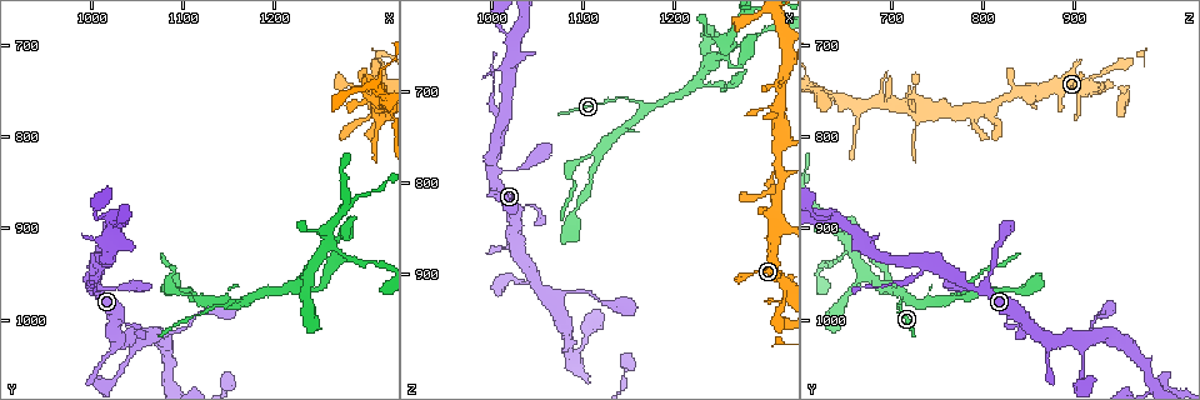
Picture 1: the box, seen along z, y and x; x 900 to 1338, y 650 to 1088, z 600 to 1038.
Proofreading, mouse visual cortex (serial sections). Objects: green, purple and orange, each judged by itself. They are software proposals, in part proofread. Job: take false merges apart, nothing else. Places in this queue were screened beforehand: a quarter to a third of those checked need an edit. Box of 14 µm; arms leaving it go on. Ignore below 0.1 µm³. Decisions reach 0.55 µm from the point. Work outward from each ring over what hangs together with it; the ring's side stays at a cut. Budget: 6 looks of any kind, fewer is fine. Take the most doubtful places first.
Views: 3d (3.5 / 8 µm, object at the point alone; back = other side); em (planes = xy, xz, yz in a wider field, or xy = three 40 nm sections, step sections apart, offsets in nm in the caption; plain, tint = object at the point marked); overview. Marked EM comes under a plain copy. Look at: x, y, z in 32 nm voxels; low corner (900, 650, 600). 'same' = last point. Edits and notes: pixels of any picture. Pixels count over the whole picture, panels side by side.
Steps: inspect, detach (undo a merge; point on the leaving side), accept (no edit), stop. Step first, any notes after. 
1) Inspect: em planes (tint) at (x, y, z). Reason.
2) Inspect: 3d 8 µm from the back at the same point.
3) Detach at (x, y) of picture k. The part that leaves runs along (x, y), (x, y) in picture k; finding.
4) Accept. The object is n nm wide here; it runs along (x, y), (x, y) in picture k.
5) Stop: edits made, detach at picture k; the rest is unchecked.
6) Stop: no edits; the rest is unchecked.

Inspect: 3d 3.5 µm from the back at (1120, 975, 765). Thick turns thin.

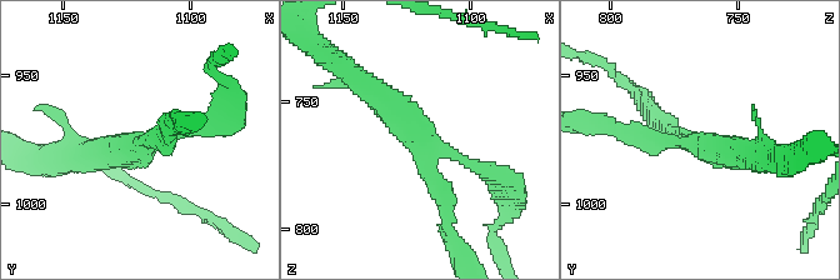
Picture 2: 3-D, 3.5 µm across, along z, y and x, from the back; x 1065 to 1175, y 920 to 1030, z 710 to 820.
Inspect: em xy step 1 (tint) at (1118, 977, 767). Now the EM.

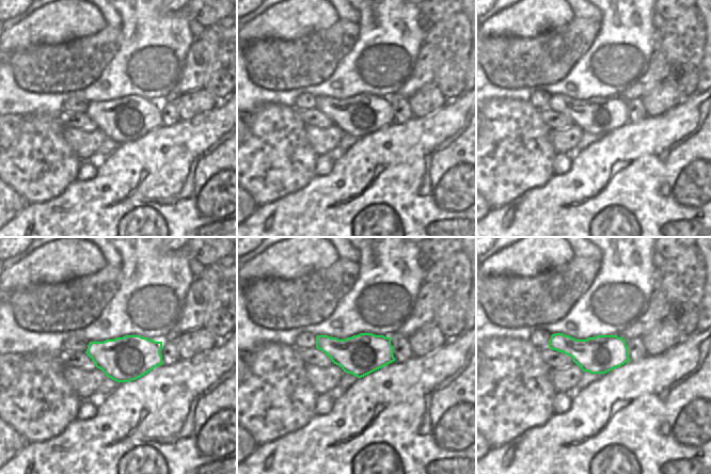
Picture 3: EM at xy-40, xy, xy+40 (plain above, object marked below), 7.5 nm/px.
Inspect: em xy step 2 (tint) at the same point.

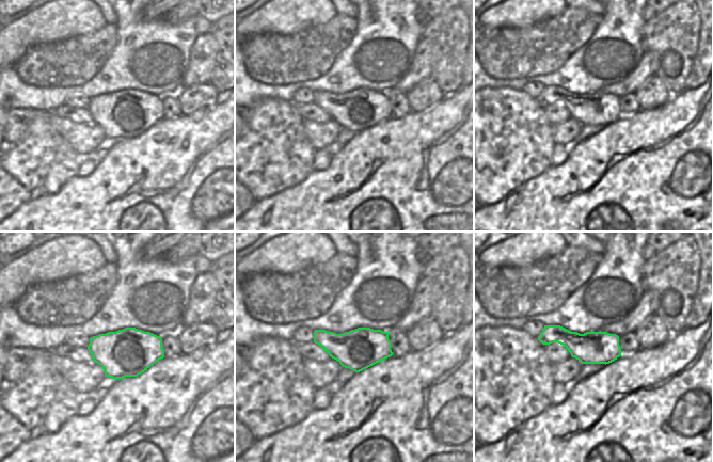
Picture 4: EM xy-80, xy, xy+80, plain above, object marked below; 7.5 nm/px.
Accept. The object is 300 nm wide here; it runs along (366, 86), (428, 150), (448, 221) in picture 2; all the same cell.

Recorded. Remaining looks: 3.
Inspect: 3d 3.5 µm at (1255, 925, 660). Four or more arms meet.

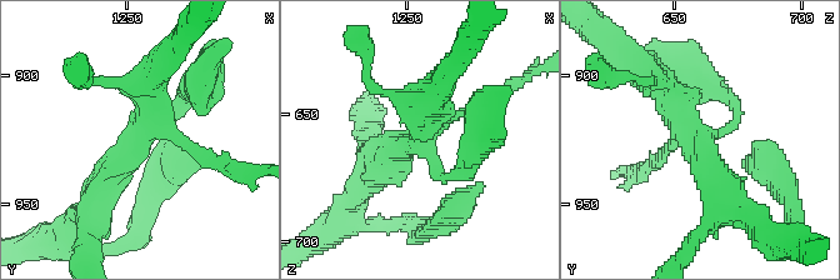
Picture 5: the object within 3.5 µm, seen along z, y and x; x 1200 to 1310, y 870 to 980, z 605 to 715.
Inspect: em planes (tint) at (1253, 927, 661). 4 arms meet here; the arms are 150, 150, 350, 400 nm wide.

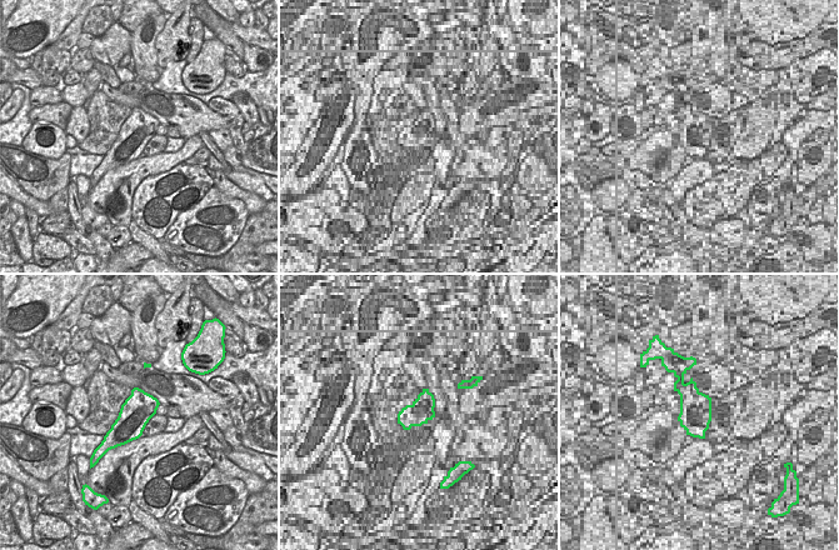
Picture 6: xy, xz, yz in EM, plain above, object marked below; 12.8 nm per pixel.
Inspect: em xy step 1 (tint) at the same point.

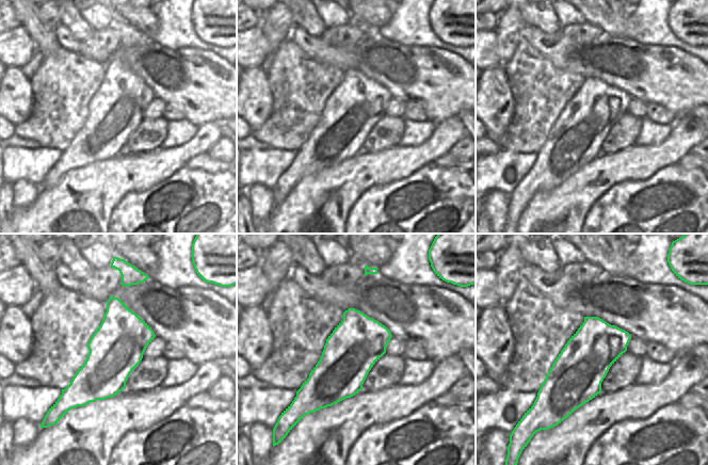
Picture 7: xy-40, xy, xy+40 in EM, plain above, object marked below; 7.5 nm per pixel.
Accept. It runs along (740, 205), (653, 79) in picture 5; continuous, no second cell.

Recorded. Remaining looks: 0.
Stop: no edits; the rest is unchecked.

